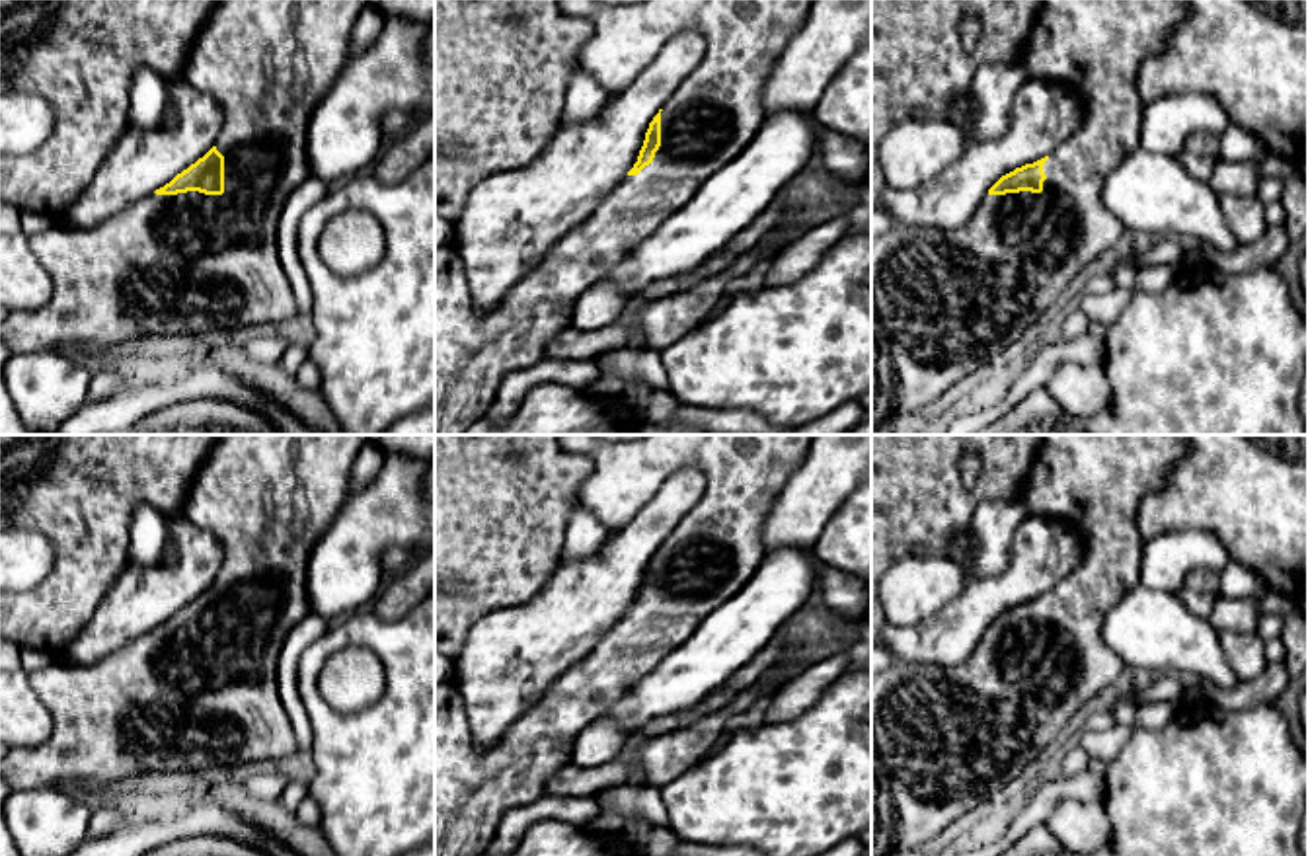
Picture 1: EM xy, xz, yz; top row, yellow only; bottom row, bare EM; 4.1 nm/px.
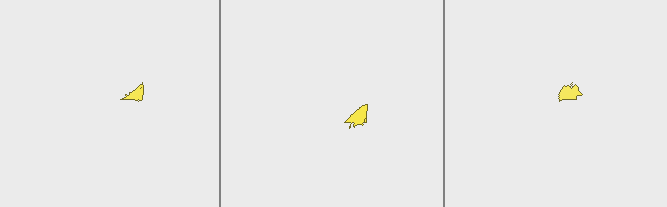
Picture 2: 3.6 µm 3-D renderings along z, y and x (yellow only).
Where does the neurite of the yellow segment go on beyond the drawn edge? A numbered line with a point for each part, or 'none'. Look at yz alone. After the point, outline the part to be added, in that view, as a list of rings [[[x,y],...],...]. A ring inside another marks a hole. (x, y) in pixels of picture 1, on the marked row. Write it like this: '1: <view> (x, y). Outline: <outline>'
1: yz (942, 303). Outline: [[[1043,0],[1021,53],[1010,62],[977,66],[967,117],[973,138],[998,138],[1008,131],[1014,97],[1029,80],[1066,86],[1082,105],[1082,123],[1049,154],[1041,193],[986,193],[973,218],[959,228],[940,232],[895,222],[871,240],[871,435],[895,435],[906,421],[932,413],[949,386],[1018,341],[1084,265],[1121,246],[1127,230],[1103,205],[1105,177],[1140,146],[1144,101],[1136,80],[1142,60],[1156,57],[1187,16],[1187,0]]]

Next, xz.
1: xz (714, 114). Outline: [[[561,0],[563,12],[589,18],[595,35],[583,47],[579,64],[608,92],[624,90],[678,31],[694,29],[706,39],[702,62],[673,92],[661,111],[661,146],[637,175],[626,175],[577,228],[567,232],[491,310],[478,310],[468,287],[464,261],[452,244],[454,228],[435,216],[435,435],[462,435],[485,417],[501,380],[546,359],[546,347],[573,326],[577,298],[602,281],[626,255],[645,242],[669,216],[678,213],[698,187],[735,160],[764,123],[762,88],[786,43],[803,27],[813,0],[645,0],[606,6],[600,0]]]

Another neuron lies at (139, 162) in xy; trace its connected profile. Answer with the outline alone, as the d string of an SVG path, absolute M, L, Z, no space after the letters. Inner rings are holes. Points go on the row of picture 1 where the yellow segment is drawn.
M181 76L166 80L168 107L177 113L172 129L127 127L82 195L62 211L60 224L92 228L131 203L170 183L216 142L224 111Z

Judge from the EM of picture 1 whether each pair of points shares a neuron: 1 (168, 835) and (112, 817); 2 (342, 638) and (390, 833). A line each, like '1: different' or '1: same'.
1: different
2: same

